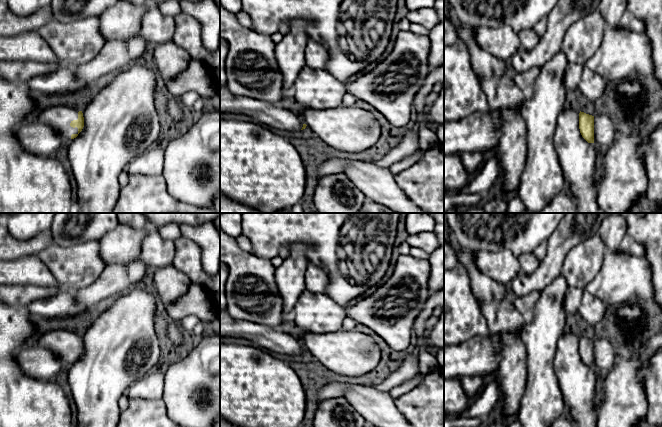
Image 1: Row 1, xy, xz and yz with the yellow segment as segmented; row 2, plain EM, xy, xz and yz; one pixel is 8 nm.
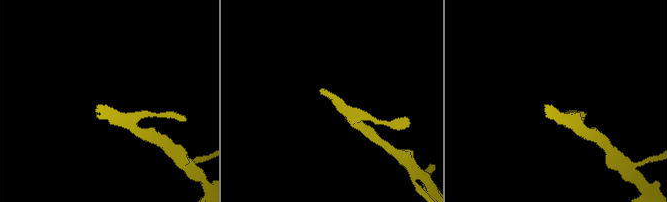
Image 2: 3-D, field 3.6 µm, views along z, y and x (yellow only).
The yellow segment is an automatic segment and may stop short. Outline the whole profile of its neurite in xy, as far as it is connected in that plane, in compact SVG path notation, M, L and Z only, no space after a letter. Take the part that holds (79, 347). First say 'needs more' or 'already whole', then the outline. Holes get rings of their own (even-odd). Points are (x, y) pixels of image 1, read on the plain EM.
needs more; M64 329L37 334L35 339L38 342L37 346L49 349L70 365L76 362L84 351L82 335Z

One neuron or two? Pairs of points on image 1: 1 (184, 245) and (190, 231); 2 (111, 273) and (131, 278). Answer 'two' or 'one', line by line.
1: two
2: one

